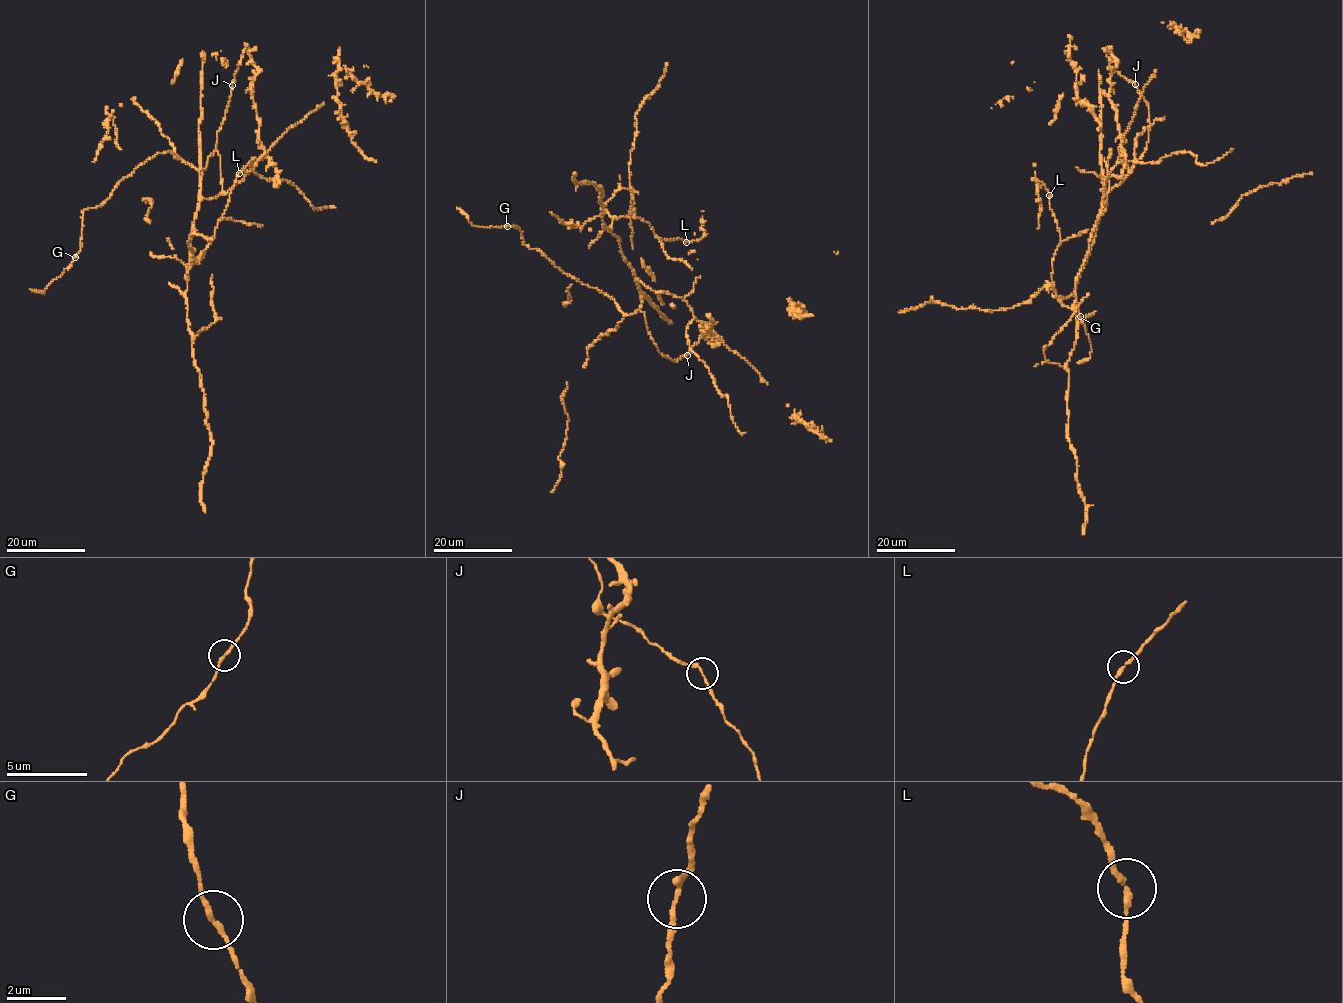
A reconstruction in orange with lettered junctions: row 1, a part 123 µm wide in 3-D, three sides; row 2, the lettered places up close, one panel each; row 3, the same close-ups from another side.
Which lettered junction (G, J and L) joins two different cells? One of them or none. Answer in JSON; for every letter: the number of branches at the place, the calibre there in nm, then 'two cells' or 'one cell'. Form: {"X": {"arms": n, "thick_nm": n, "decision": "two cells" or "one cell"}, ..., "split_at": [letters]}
{"G": {"arms": 2, "thick_nm": 170, "decision": "one cell"}, "J": {"arms": 2, "thick_nm": 170, "decision": "one cell"}, "L": {"arms": 2, "thick_nm": 180, "decision": "one cell"}, "split_at": []}

